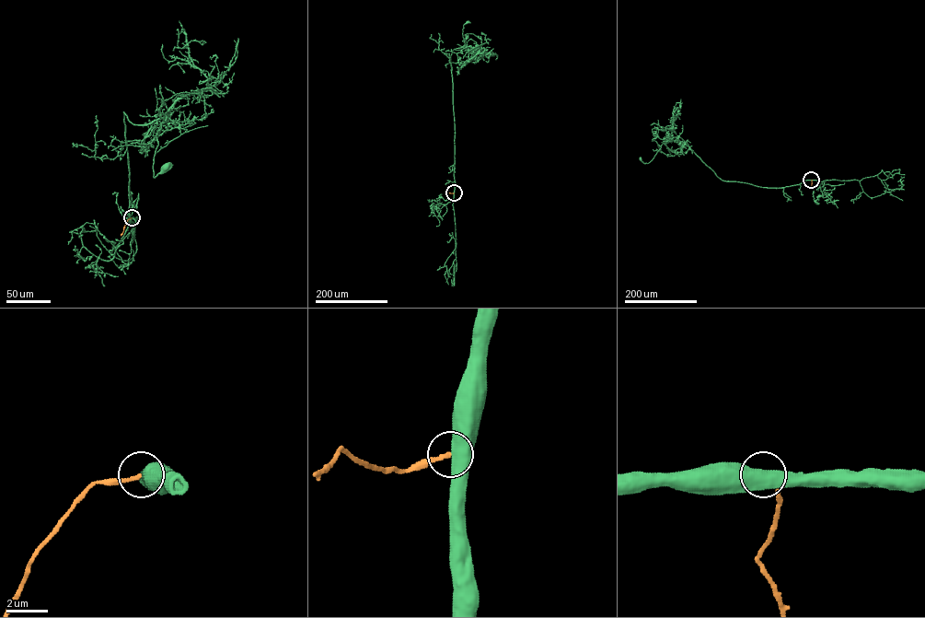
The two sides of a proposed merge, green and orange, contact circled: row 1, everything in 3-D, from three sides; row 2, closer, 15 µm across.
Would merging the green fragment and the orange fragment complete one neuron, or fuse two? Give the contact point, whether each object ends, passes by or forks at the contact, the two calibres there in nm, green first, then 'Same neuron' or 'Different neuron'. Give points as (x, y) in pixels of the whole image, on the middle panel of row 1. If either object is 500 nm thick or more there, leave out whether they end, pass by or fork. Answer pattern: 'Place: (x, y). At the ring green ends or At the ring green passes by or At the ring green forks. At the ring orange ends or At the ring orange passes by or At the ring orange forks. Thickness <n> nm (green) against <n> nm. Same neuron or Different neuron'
Place: (454, 192). Thickness 550 nm (green) against 200 nm. Different neuron

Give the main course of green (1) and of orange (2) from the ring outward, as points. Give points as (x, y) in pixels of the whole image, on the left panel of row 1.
1: (132, 217), (135, 222), (133, 238), (123, 112), (132, 124), (163, 118), (156, 134), (153, 177), (167, 166)
2: (132, 217), (121, 235)

